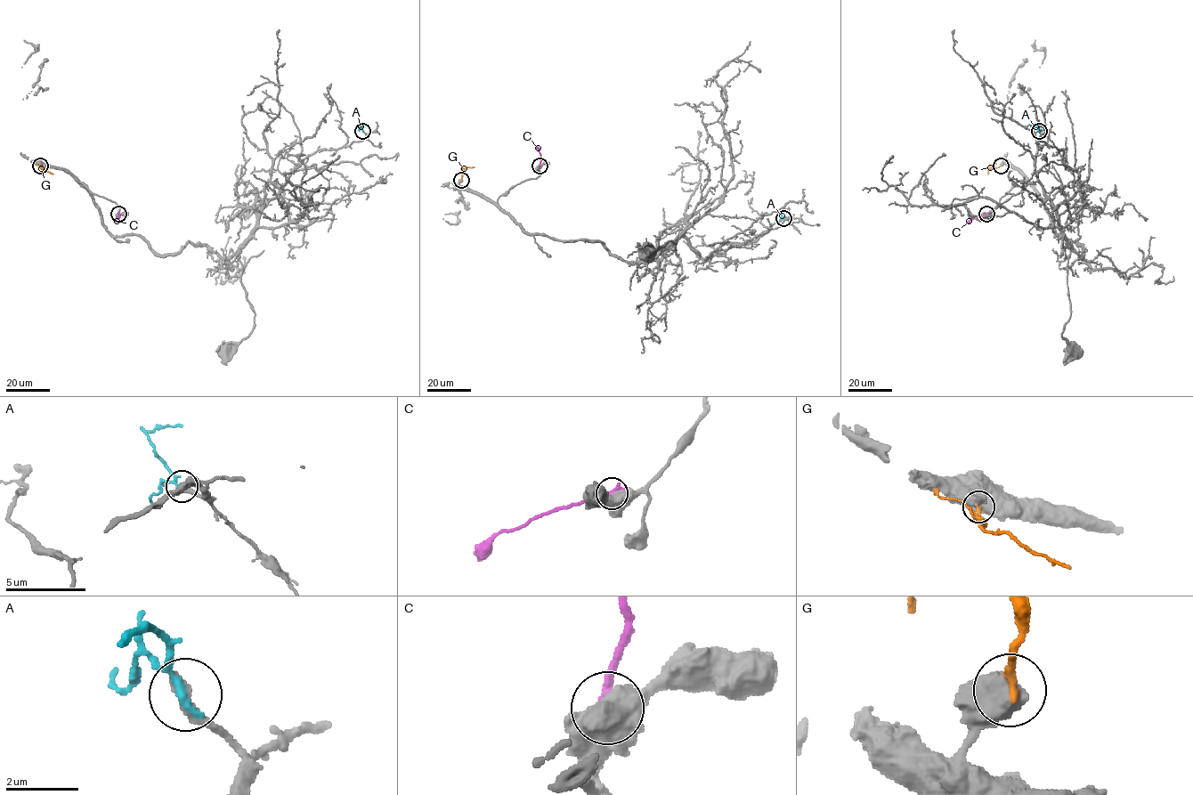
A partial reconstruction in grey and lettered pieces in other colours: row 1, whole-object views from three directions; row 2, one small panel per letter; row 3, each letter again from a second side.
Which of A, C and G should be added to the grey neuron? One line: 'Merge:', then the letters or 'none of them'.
Merge: A

